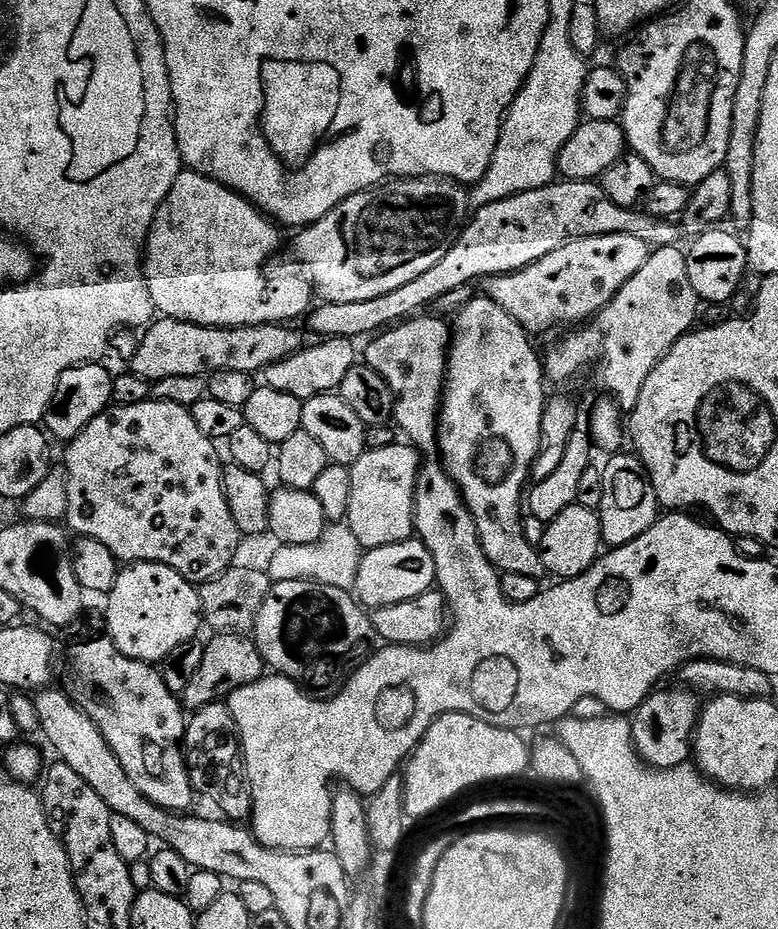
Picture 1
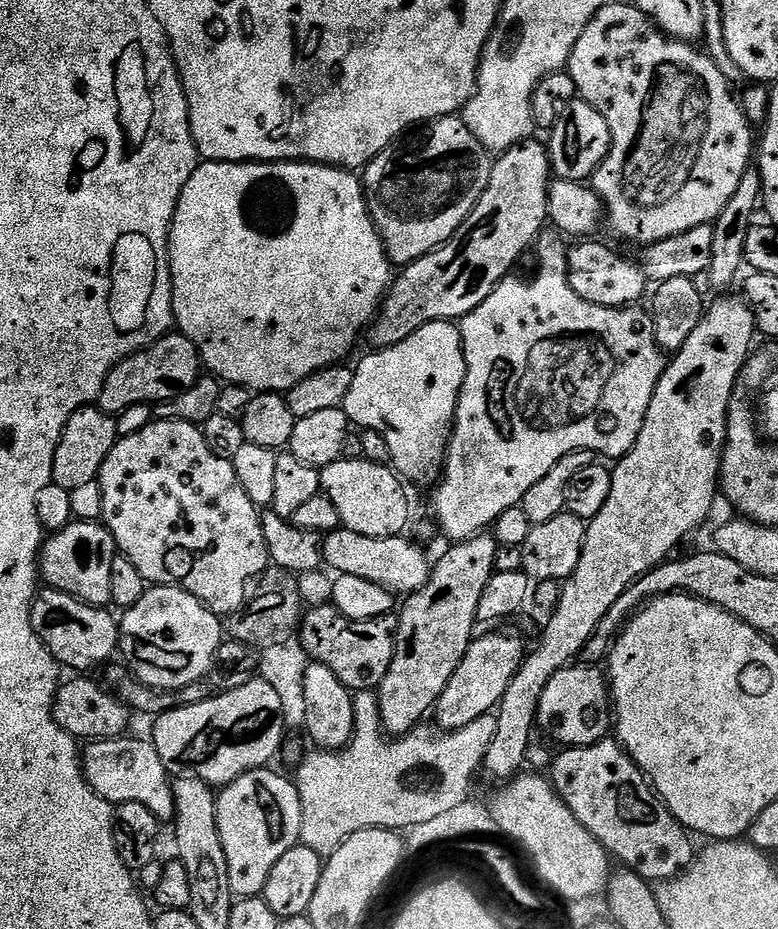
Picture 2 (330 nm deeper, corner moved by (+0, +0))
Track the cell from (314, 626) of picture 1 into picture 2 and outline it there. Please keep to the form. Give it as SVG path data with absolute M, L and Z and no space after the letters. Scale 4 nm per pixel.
M316 606L303 617L298 639L303 644L309 661L326 666L338 674L340 681L353 693L371 692L379 689L392 666L396 653L397 621L348 620L337 608Z

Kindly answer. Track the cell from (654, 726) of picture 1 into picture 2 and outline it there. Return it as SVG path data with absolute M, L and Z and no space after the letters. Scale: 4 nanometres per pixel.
M615 739L599 740L594 746L585 748L564 748L561 756L551 761L550 783L556 793L563 798L566 806L594 834L594 838L617 861L621 860L625 869L637 872L643 880L649 882L663 882L675 880L681 872L688 871L692 866L694 851L692 852L693 837L676 821L674 814L656 795L648 782L648 777L640 771L640 767L628 756L624 745Z

